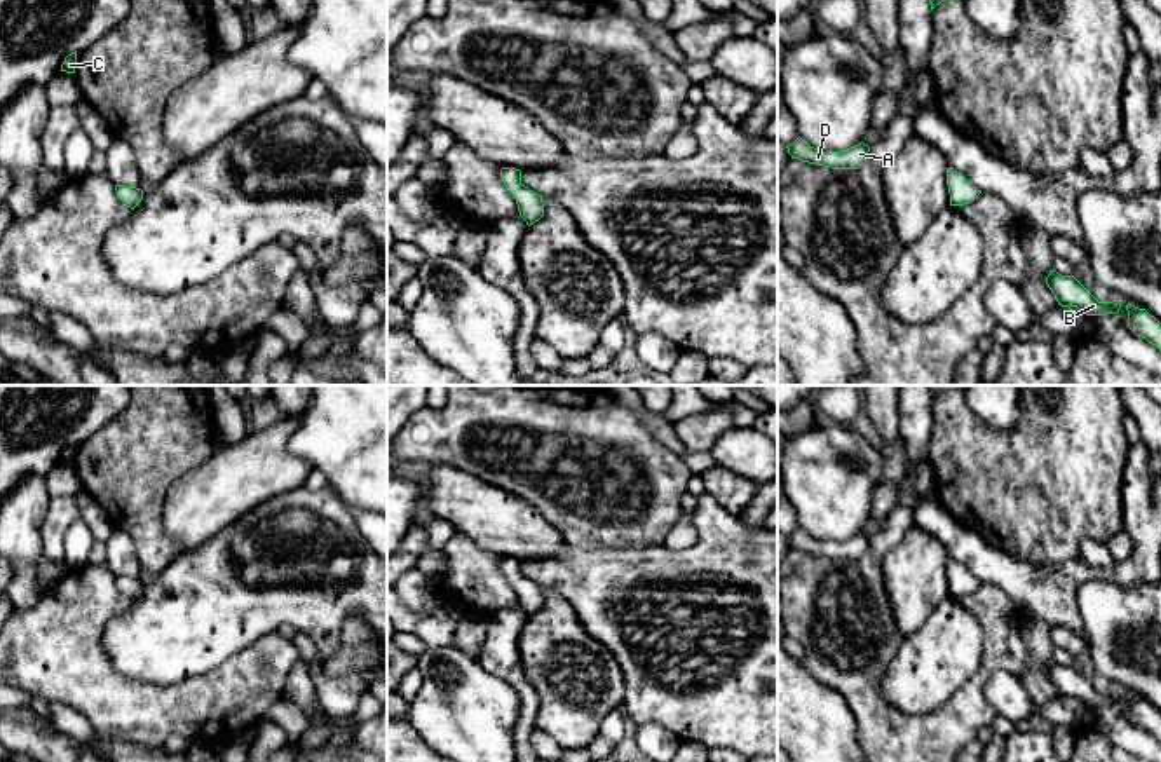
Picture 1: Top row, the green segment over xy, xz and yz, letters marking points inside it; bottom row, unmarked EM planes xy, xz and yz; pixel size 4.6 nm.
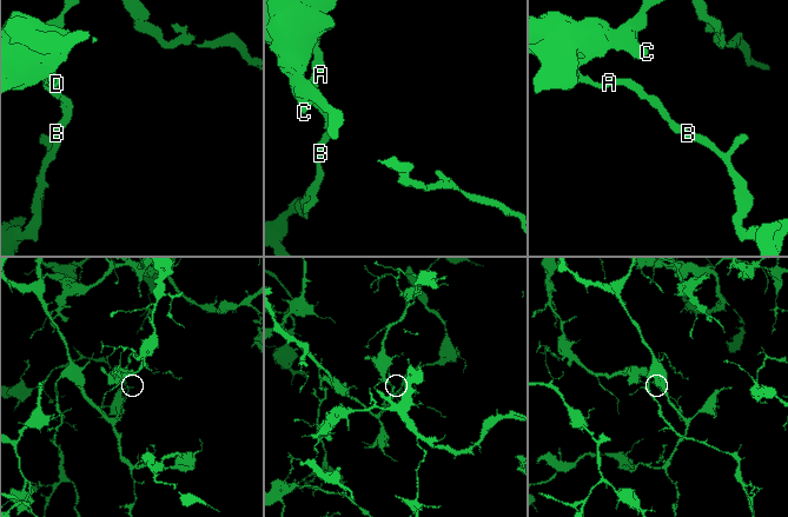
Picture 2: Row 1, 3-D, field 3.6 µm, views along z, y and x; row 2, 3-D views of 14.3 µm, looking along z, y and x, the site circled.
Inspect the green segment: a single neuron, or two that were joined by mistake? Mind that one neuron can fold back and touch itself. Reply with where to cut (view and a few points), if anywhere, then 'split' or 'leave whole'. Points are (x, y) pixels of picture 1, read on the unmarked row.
cut xz (520, 574), (511, 583); split

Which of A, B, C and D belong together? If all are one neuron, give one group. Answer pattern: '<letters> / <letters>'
A C D / B

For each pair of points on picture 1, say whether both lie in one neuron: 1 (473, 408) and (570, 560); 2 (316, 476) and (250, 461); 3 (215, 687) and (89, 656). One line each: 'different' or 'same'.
1: different
2: different
3: same

